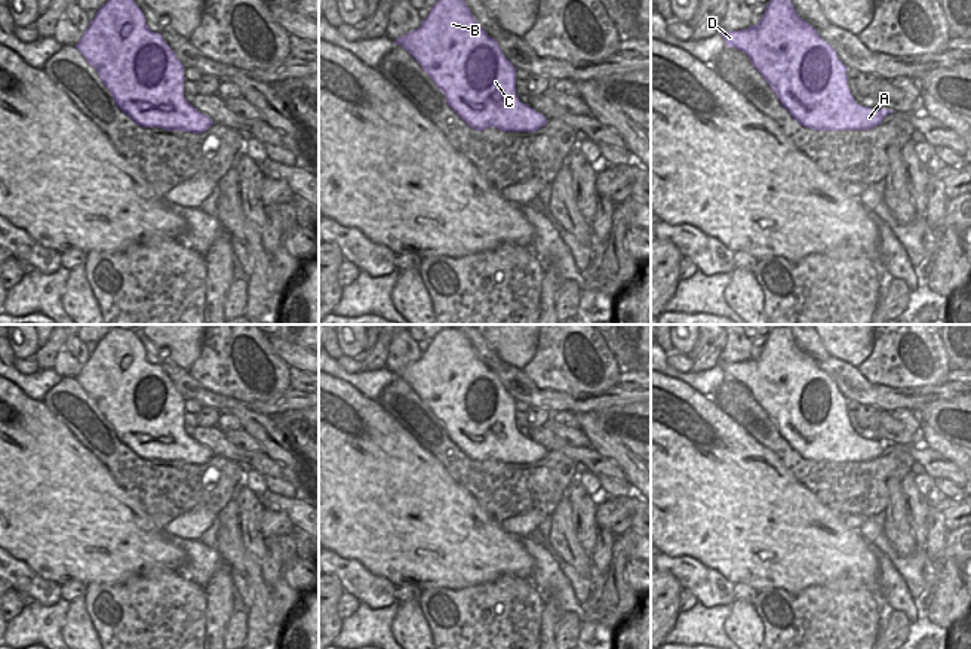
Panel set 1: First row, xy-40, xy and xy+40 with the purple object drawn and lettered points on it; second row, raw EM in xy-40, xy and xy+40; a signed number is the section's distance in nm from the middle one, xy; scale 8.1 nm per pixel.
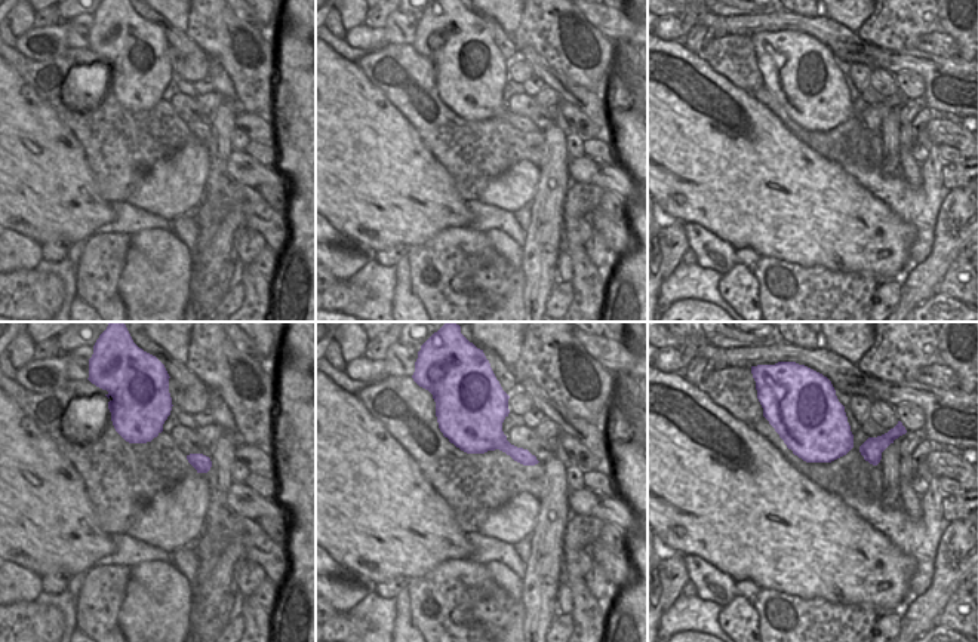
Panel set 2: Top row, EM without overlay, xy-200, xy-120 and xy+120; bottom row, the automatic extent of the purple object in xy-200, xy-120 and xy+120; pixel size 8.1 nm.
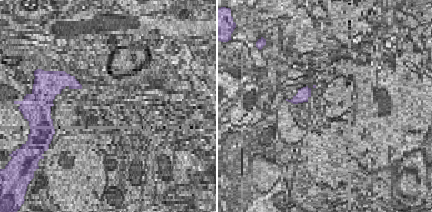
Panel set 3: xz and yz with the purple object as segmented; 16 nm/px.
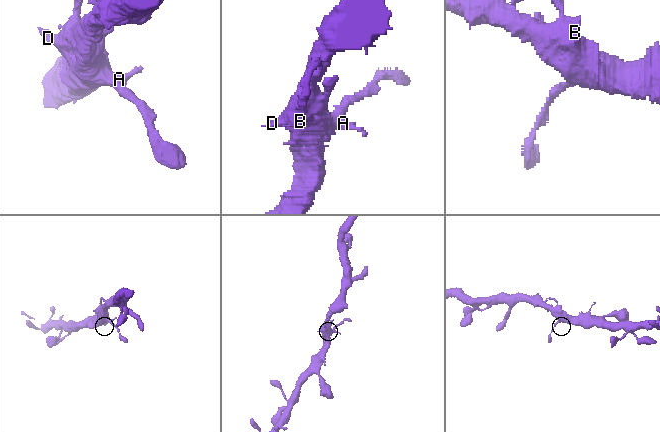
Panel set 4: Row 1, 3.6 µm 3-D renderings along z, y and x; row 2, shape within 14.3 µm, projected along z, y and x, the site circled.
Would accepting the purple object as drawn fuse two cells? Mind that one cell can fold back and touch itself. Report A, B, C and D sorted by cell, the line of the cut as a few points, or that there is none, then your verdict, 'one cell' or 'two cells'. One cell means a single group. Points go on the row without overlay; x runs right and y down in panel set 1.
A B C D | no cut | one cell

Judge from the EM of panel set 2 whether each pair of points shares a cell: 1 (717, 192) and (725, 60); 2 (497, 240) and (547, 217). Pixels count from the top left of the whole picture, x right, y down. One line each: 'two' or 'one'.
1: two
2: two

